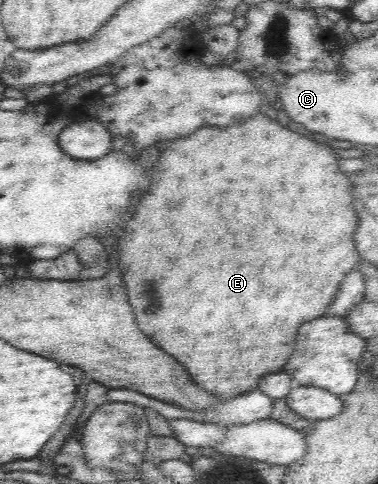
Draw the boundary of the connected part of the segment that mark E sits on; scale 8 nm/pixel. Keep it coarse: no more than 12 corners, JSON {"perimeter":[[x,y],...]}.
{"perimeter":[[261,112],[164,149],[118,245],[214,395],[360,261],[352,176]]}

